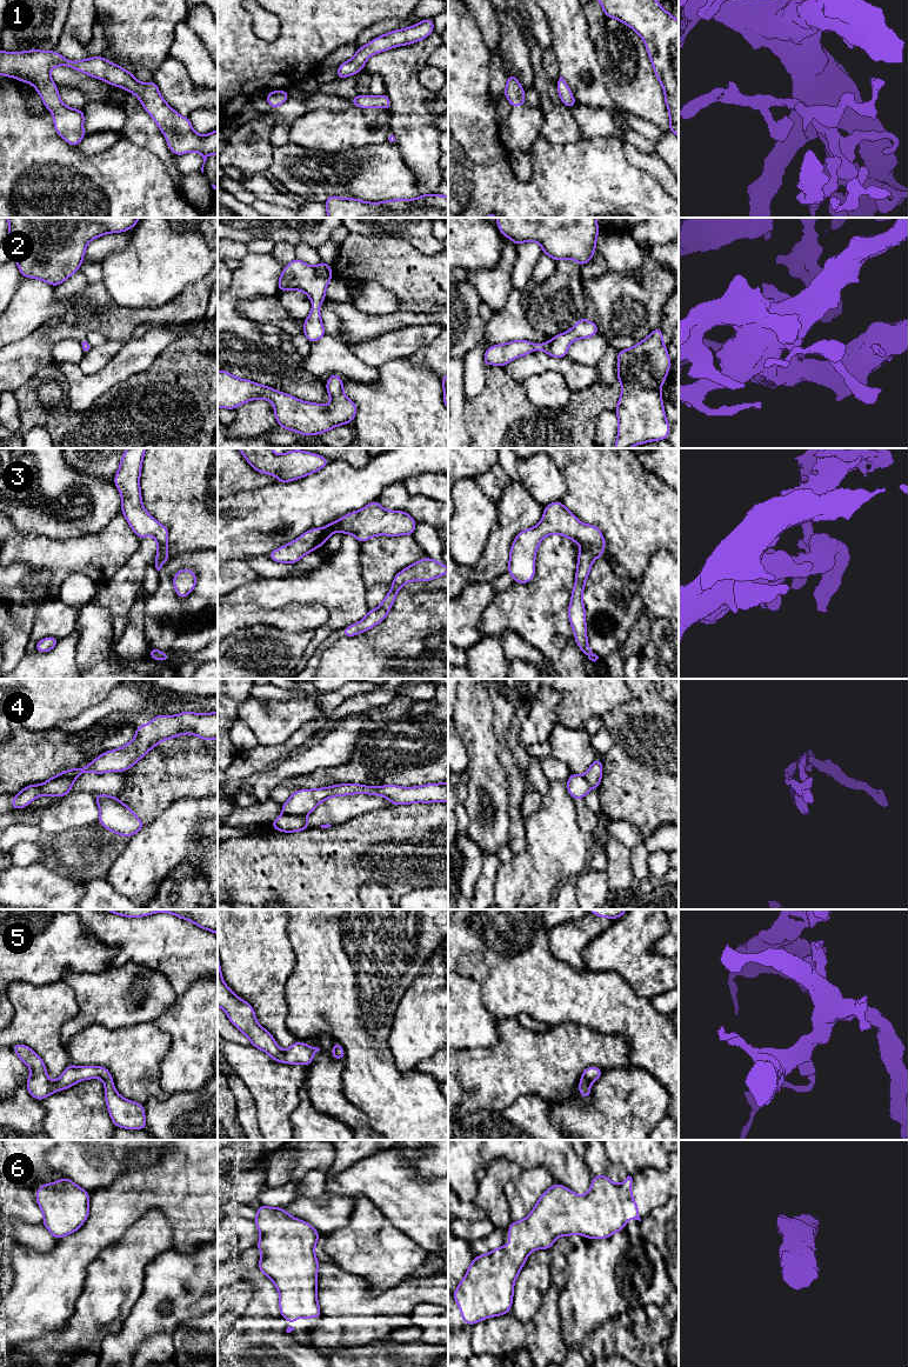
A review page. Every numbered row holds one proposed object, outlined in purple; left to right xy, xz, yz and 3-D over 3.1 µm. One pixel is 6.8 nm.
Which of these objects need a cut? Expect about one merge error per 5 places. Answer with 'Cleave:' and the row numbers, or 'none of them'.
Cleave: none of them

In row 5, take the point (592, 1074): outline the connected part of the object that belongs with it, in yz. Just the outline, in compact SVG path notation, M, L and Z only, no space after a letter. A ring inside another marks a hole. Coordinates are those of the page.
M587 1067L583 1069L579 1083L579 1093L583 1099L589 1100L590 1098L589 1086L600 1079L602 1072L603 1071L599 1067Z

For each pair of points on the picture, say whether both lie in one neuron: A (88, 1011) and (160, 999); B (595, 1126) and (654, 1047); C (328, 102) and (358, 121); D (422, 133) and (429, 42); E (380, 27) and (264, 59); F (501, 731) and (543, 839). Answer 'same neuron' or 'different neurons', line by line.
A: same neuron
B: different neurons
C: different neurons
D: same neuron
E: different neurons
F: different neurons

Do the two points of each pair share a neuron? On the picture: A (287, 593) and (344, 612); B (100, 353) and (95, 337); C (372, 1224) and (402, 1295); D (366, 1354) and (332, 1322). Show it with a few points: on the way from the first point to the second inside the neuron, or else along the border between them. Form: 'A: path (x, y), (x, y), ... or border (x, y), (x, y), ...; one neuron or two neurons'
A: path (301, 593), (325, 593), (329, 598); one neuron
B: border (106, 340), (91, 347); two neurons
C: border (412, 1274), (394, 1286), (372, 1294); two neurons
D: border (384, 1340), (374, 1340), (353, 1347); two neurons

